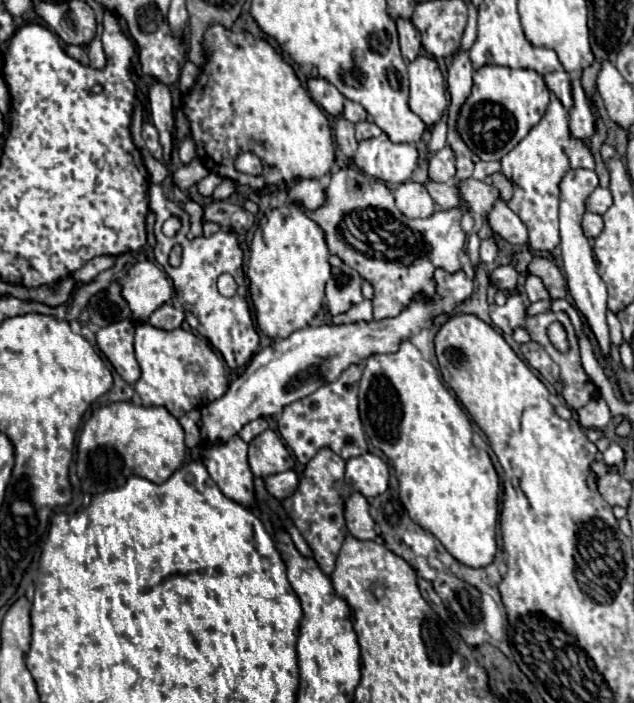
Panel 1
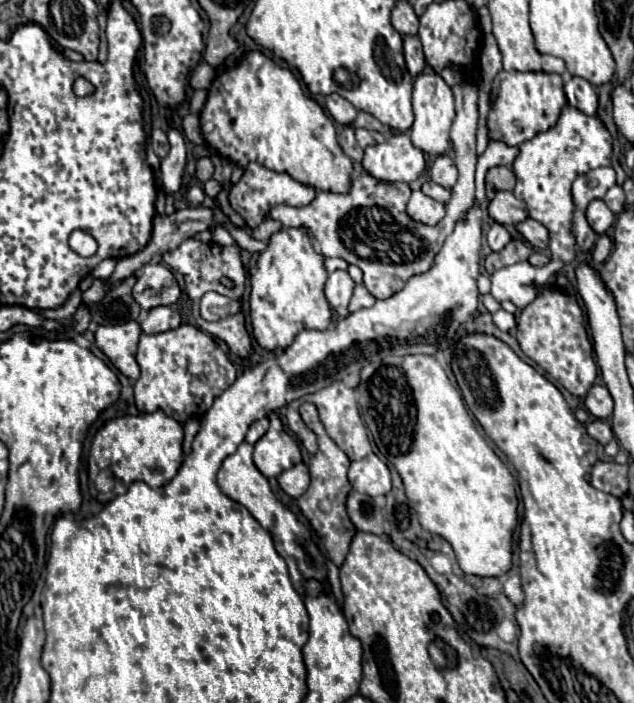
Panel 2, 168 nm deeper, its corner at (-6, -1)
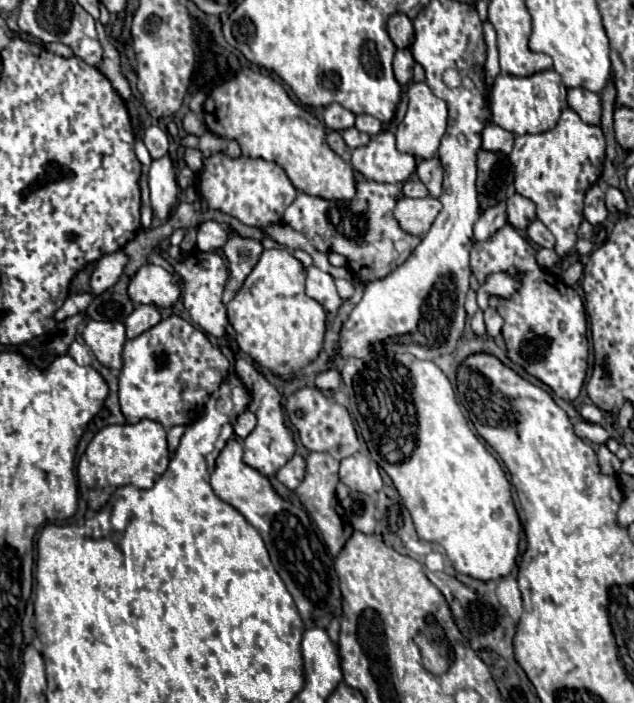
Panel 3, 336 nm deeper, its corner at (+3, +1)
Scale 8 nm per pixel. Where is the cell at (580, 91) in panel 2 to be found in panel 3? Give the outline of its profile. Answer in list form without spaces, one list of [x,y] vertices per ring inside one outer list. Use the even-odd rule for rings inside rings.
[[[572,87],[568,89],[568,105],[580,115],[580,119],[588,125],[600,123],[600,95],[592,93],[584,87]]]

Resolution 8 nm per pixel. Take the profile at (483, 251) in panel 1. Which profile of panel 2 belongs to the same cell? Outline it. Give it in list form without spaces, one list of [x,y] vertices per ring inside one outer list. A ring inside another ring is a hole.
[[[491,223],[491,229],[487,233],[487,243],[493,251],[501,251],[511,241],[511,233],[501,223]]]

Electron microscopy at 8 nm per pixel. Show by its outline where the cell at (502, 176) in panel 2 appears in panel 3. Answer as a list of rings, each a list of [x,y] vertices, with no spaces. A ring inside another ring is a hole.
[[[478,151],[478,199],[480,205],[496,205],[506,197],[514,181],[514,171],[506,155]]]

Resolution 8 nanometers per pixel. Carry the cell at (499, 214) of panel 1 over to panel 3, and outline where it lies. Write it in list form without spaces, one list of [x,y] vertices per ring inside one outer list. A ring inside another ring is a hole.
[[[538,219],[532,221],[528,225],[526,233],[528,233],[528,237],[530,237],[532,243],[536,243],[540,247],[546,247],[546,249],[552,249],[554,247],[554,235],[546,229],[546,225],[542,221],[538,221]]]

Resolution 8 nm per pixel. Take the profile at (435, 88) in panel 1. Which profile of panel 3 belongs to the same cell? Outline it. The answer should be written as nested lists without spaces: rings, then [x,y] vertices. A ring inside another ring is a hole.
[[[412,81],[406,89],[406,95],[408,95],[408,111],[402,119],[402,123],[398,123],[398,131],[396,131],[398,151],[410,153],[414,157],[430,159],[430,157],[436,155],[436,151],[440,147],[440,139],[446,133],[446,123],[448,123],[446,103],[442,99],[438,99],[426,83]]]

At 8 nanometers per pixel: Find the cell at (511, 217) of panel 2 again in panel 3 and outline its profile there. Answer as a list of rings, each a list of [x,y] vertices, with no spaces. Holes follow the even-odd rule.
[[[518,193],[506,197],[506,213],[508,213],[508,223],[520,231],[524,231],[528,223],[536,219],[534,203]]]

